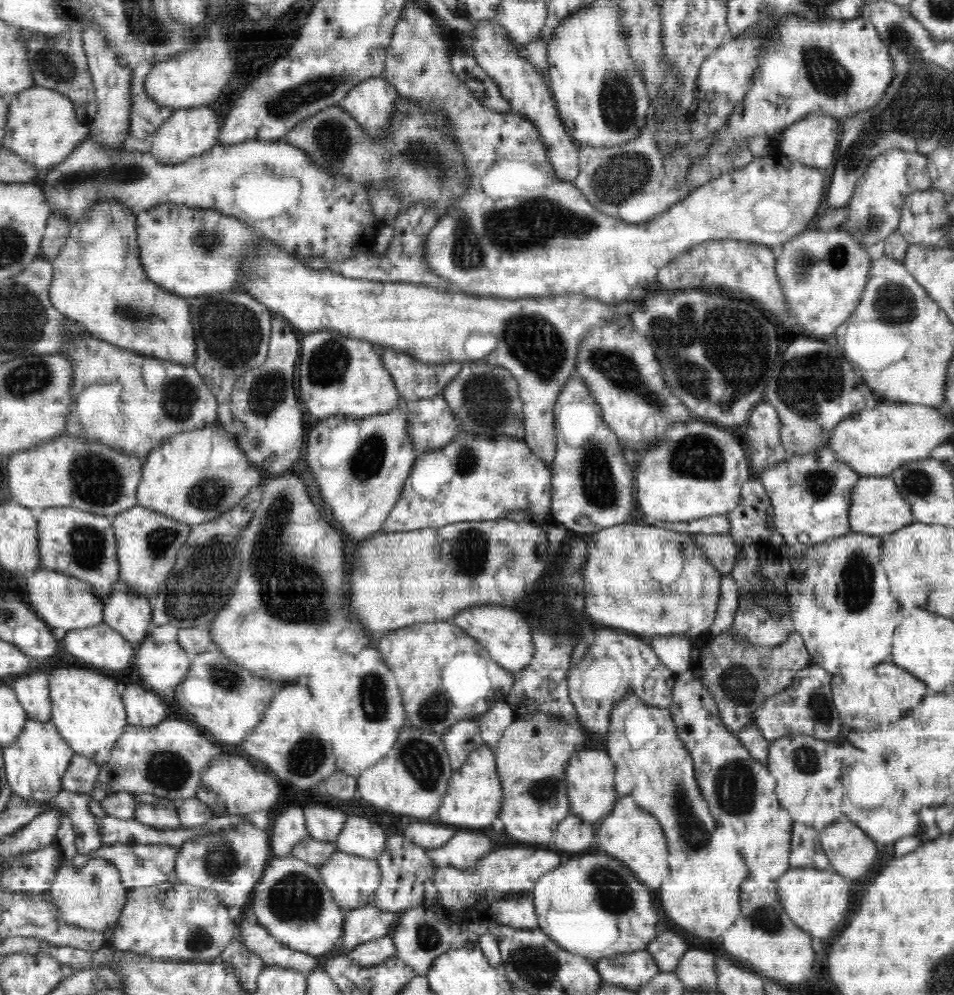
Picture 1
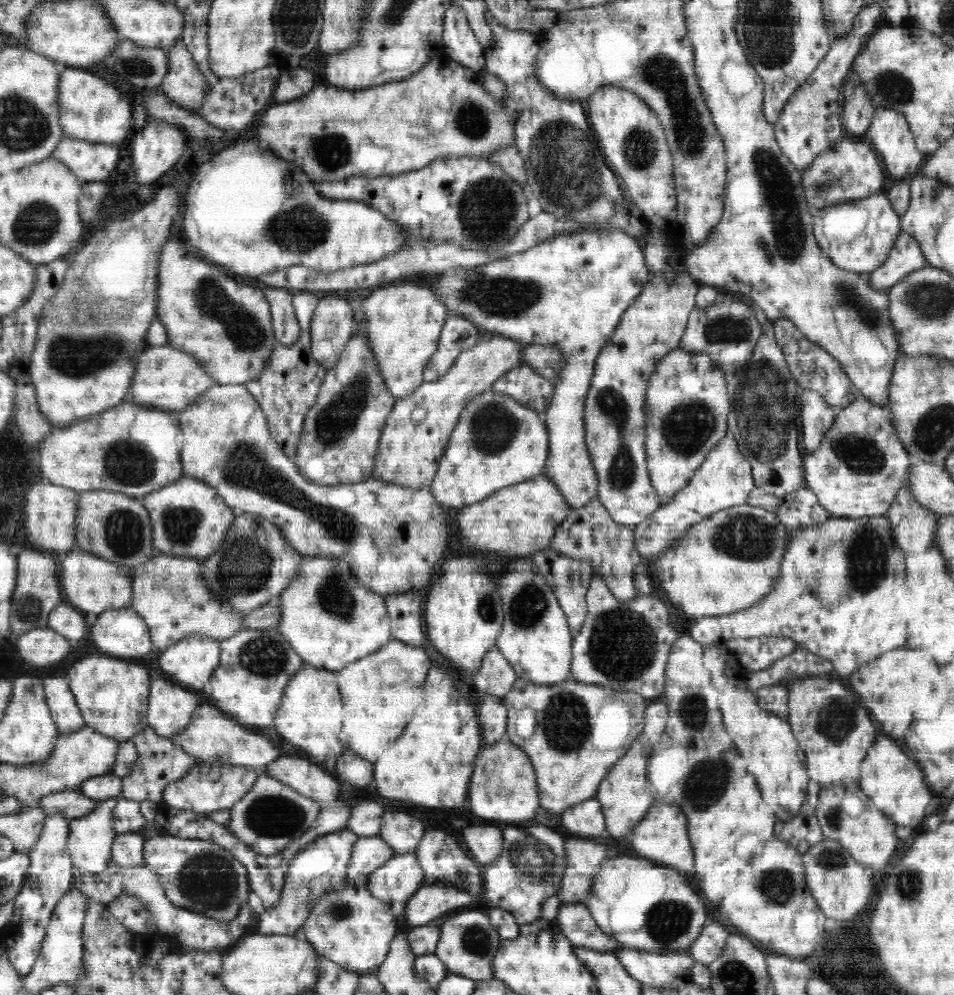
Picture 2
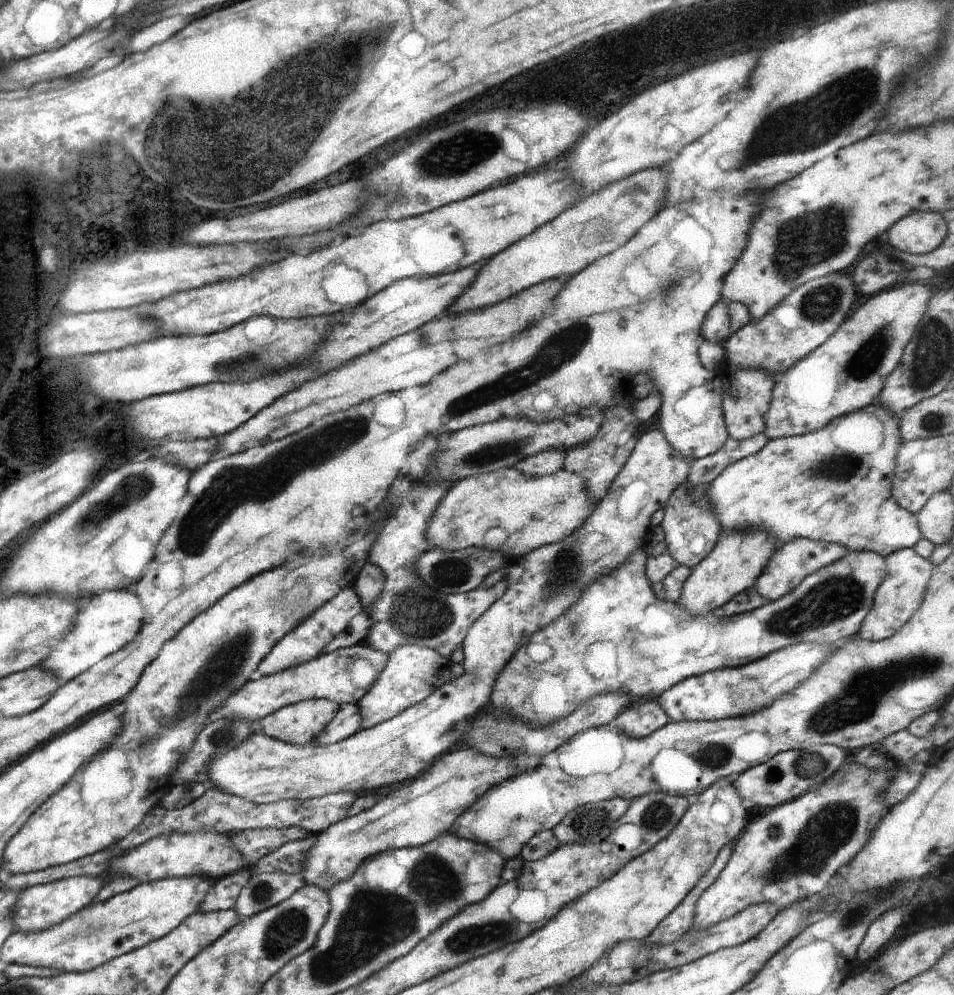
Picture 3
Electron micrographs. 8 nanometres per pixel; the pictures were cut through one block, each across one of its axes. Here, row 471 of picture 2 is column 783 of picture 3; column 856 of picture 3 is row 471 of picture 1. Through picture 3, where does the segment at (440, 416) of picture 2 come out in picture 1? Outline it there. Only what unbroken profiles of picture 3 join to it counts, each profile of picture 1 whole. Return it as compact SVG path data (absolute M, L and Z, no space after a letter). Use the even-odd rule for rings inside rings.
M405 405L365 418L348 418L336 414L336 416L326 416L324 420L318 421L316 428L312 428L312 432L308 434L308 442L306 442L308 444L306 450L308 470L318 484L322 502L332 514L334 524L342 528L344 538L349 536L361 540L374 532L381 531L383 522L388 518L392 507L401 495L402 485L410 476L417 457L408 435L408 415Z

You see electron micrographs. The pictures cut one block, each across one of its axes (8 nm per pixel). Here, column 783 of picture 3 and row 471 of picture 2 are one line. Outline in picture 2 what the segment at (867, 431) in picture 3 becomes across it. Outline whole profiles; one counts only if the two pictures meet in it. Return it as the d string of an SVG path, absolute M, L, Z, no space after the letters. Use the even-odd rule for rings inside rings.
M490 388L464 407L429 486L430 493L442 507L462 509L503 488L542 475L548 454L544 416Z

